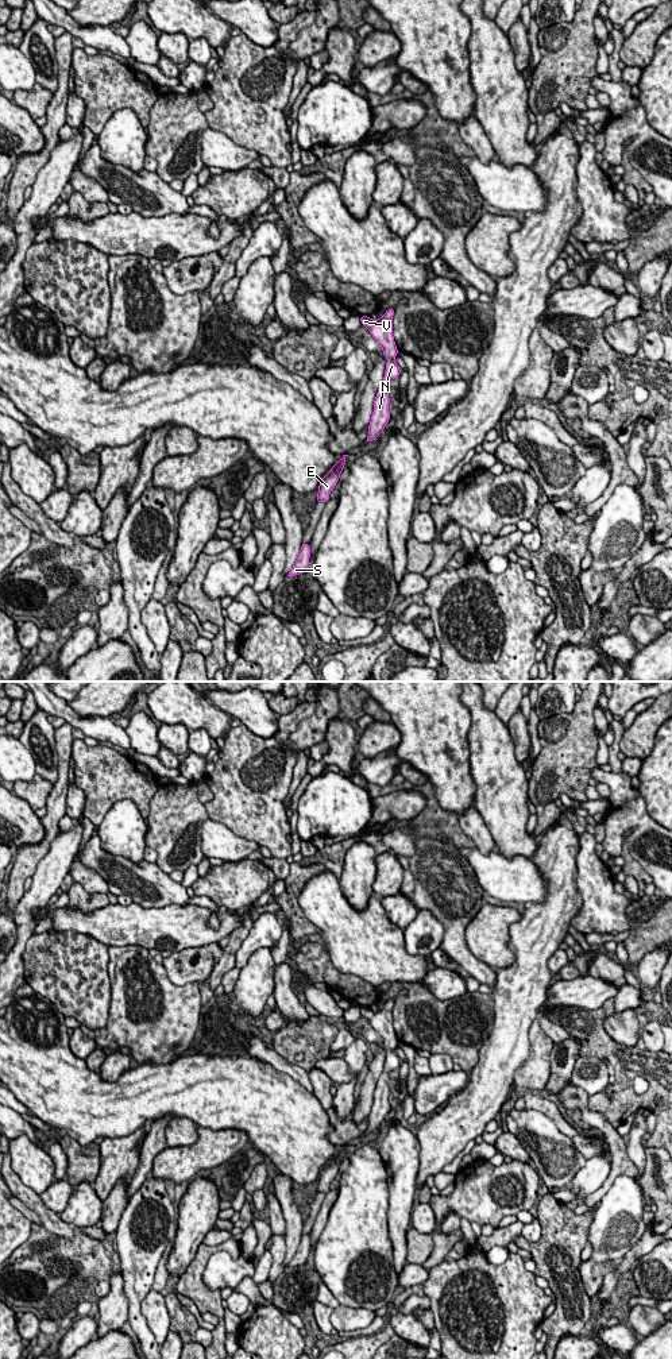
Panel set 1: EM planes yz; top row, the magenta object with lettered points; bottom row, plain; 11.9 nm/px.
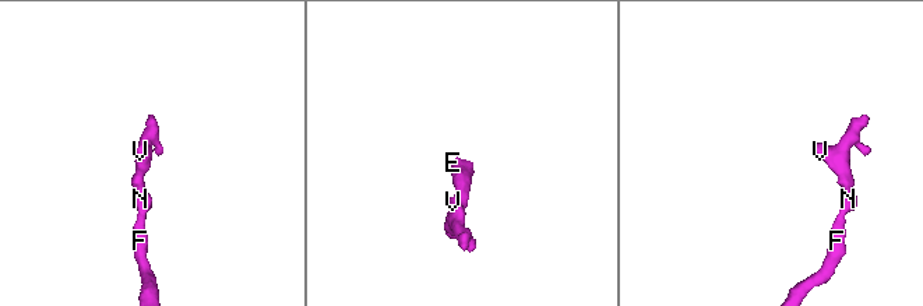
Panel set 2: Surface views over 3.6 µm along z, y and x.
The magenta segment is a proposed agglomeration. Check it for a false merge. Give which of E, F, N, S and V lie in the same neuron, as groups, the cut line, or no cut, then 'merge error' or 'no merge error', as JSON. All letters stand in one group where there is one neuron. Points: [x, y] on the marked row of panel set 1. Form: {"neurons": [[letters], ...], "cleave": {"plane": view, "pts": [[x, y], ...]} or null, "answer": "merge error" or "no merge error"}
{"neurons": [["E", "F", "N", "S", "V"]], "cleave": null, "answer": "no merge error"}

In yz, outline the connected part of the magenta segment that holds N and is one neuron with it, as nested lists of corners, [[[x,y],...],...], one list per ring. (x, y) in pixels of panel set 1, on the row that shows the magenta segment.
[[[394,308],[387,309],[383,317],[376,321],[371,317],[360,316],[362,325],[366,327],[372,337],[382,345],[382,352],[387,359],[383,382],[381,383],[374,401],[374,412],[368,425],[368,436],[366,443],[375,440],[391,418],[389,412],[389,383],[401,374],[401,368],[394,360],[398,355],[398,348],[393,336],[393,316]]]

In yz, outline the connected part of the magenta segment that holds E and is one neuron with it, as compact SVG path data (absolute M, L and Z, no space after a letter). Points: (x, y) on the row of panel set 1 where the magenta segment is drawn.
M343 455L344 457L337 460L337 463L331 468L331 471L320 480L318 493L316 497L316 502L328 502L331 491L335 489L339 482L340 474L345 466L345 457L348 455Z

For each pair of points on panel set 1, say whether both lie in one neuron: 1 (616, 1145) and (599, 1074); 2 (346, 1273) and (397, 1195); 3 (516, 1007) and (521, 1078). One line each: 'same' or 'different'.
1: different
2: same
3: different

